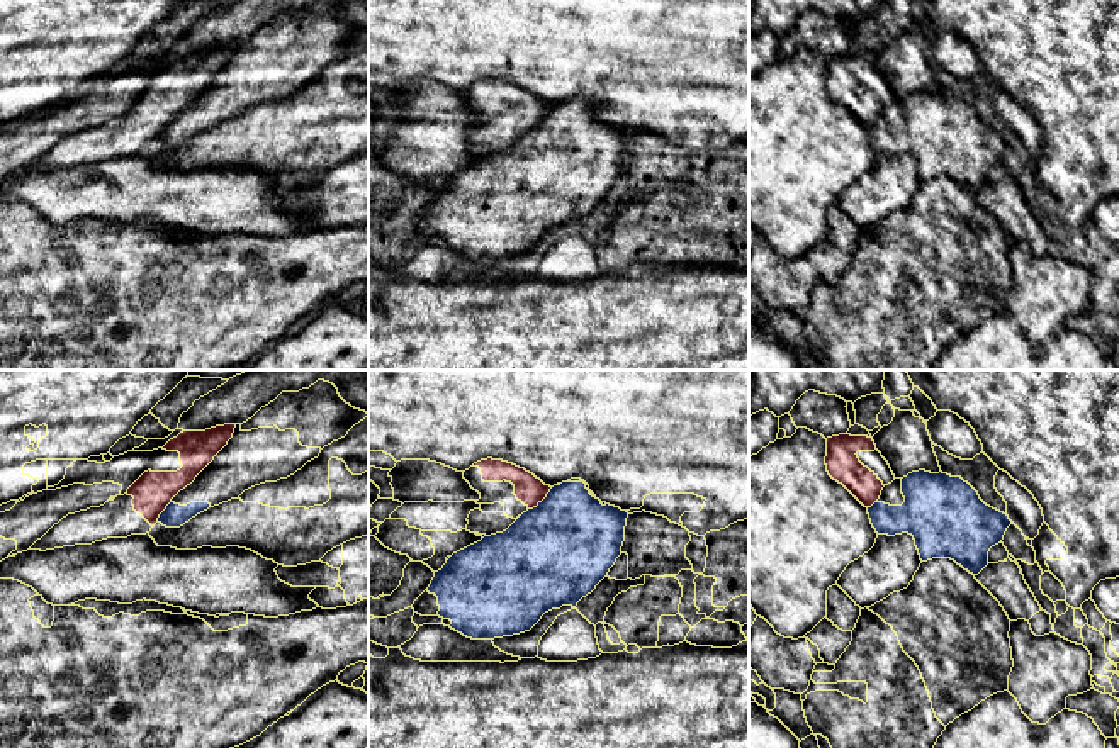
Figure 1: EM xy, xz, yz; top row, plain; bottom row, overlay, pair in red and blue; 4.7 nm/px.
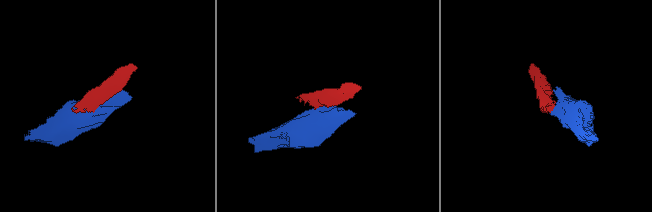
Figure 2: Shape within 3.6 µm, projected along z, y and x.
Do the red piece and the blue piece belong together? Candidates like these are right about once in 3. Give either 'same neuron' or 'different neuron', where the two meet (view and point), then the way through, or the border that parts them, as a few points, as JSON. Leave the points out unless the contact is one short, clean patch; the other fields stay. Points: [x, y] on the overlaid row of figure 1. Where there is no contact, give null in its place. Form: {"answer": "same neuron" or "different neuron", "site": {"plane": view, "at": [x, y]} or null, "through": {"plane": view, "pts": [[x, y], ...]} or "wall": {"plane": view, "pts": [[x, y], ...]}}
{"answer": "different neuron", "site": {"plane": "xz", "at": [540, 501]}, "wall": {"plane": "xz", "pts": [[552, 487], [528, 509]]}}

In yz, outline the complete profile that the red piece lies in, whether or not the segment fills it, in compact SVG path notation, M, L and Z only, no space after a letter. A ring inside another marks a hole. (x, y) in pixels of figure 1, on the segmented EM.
M839 434L827 438L825 465L829 475L864 507L878 502L883 487L895 480L871 436Z

